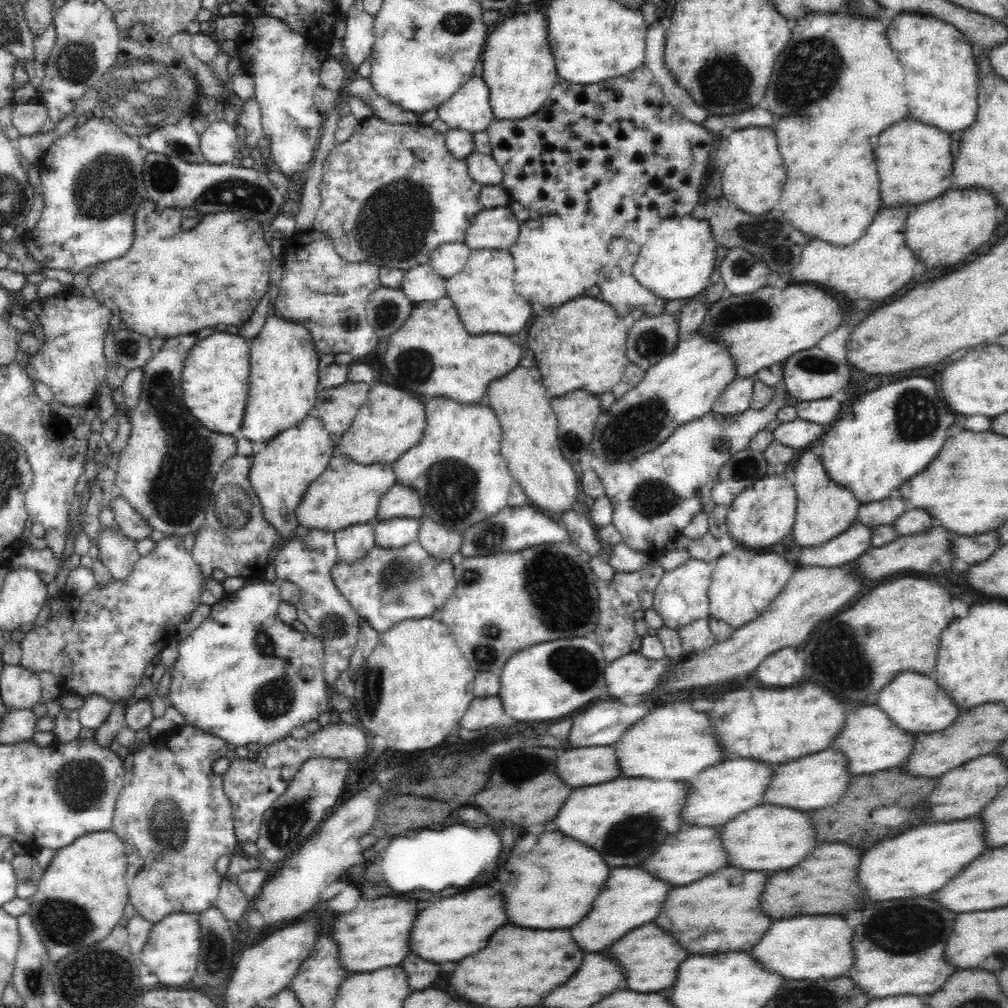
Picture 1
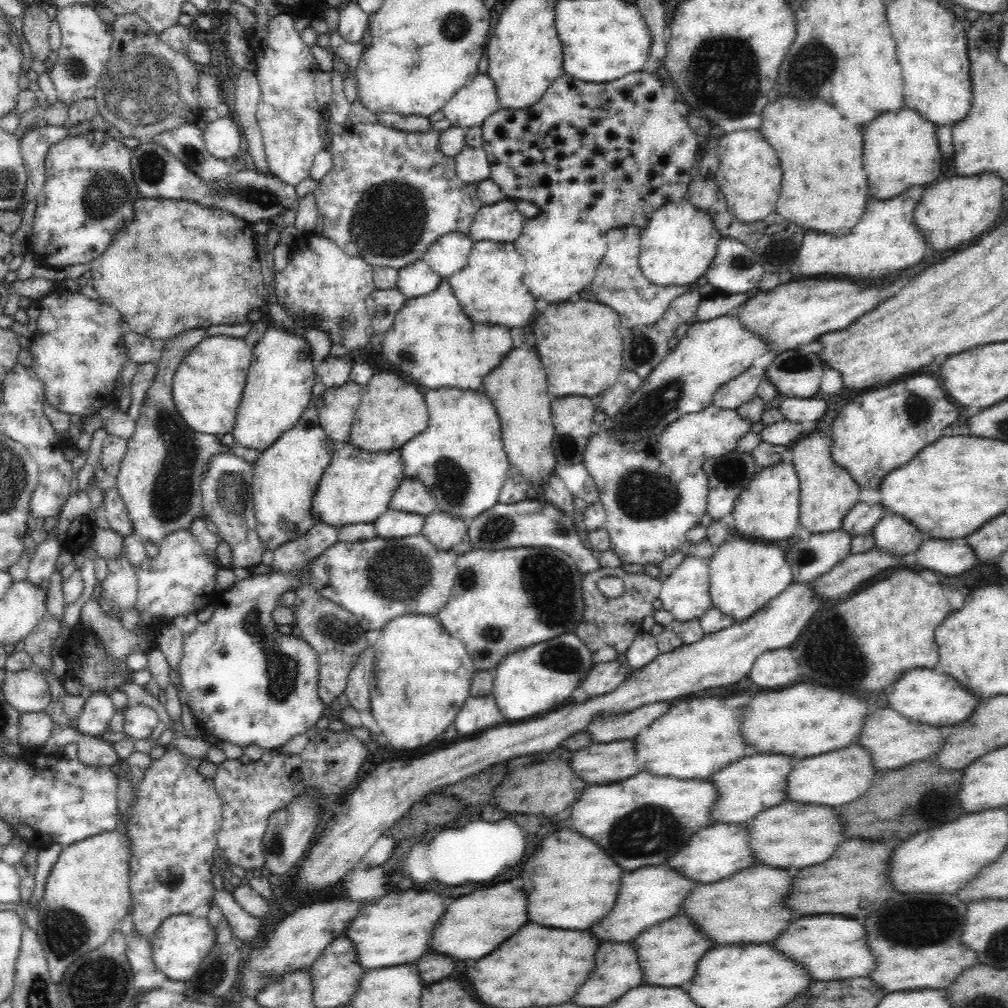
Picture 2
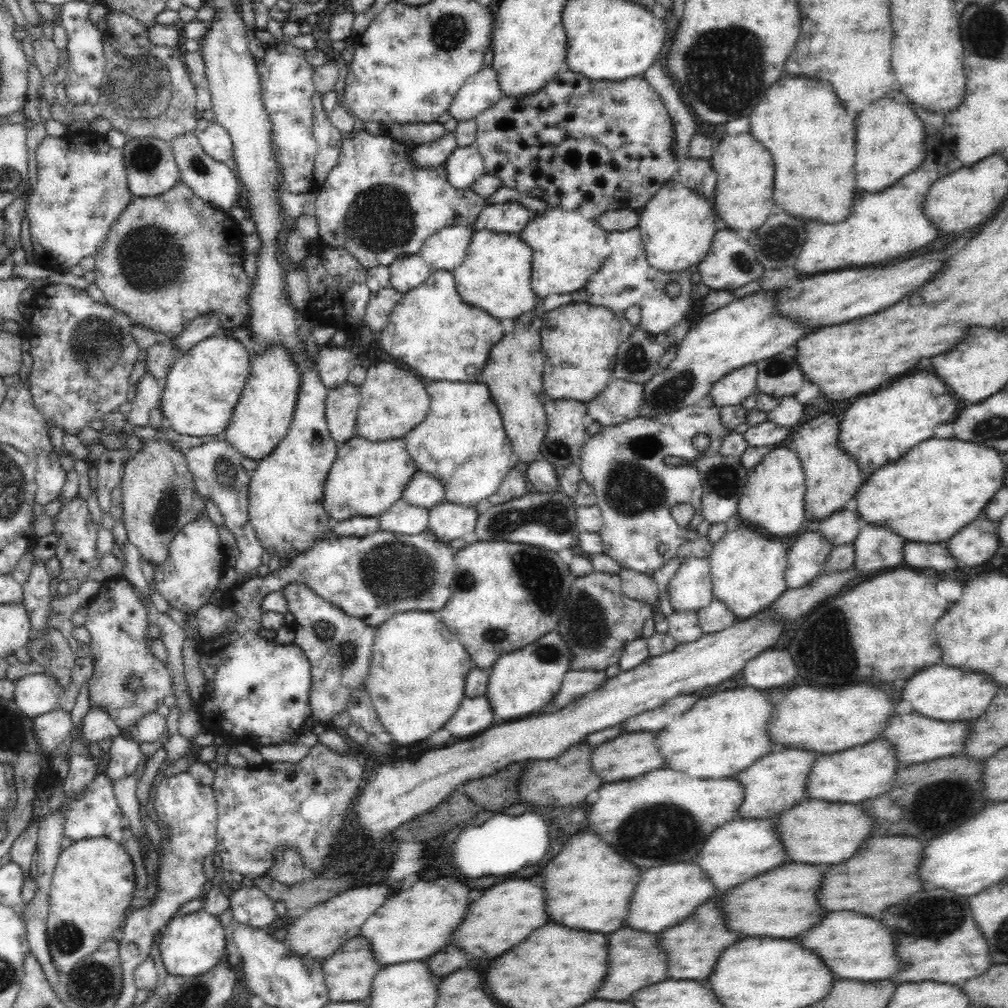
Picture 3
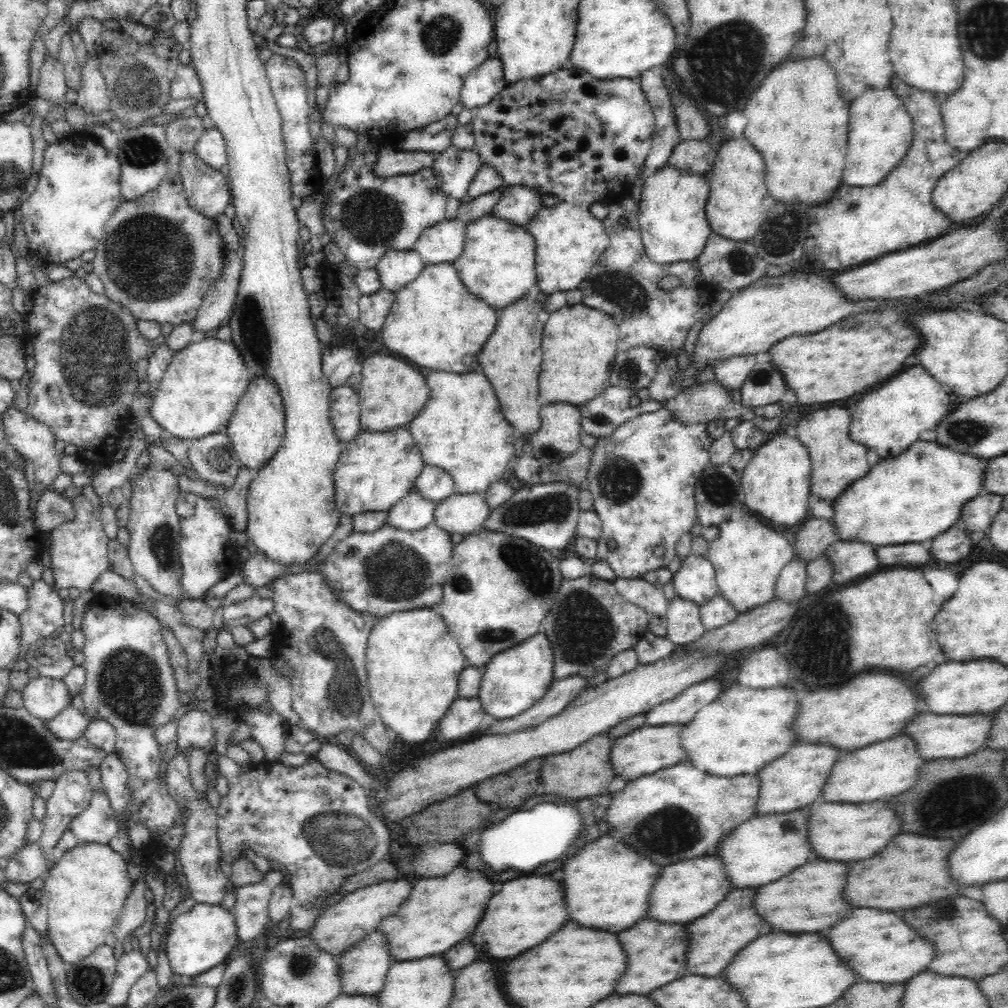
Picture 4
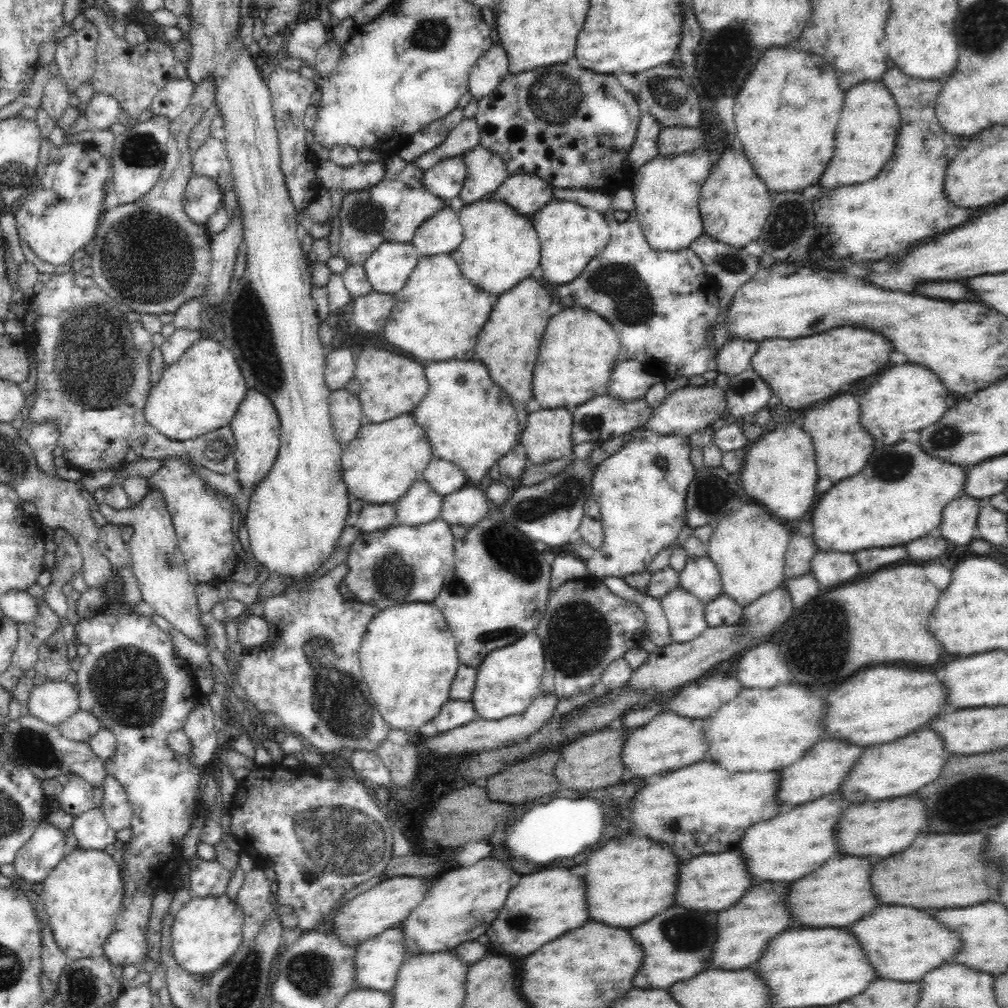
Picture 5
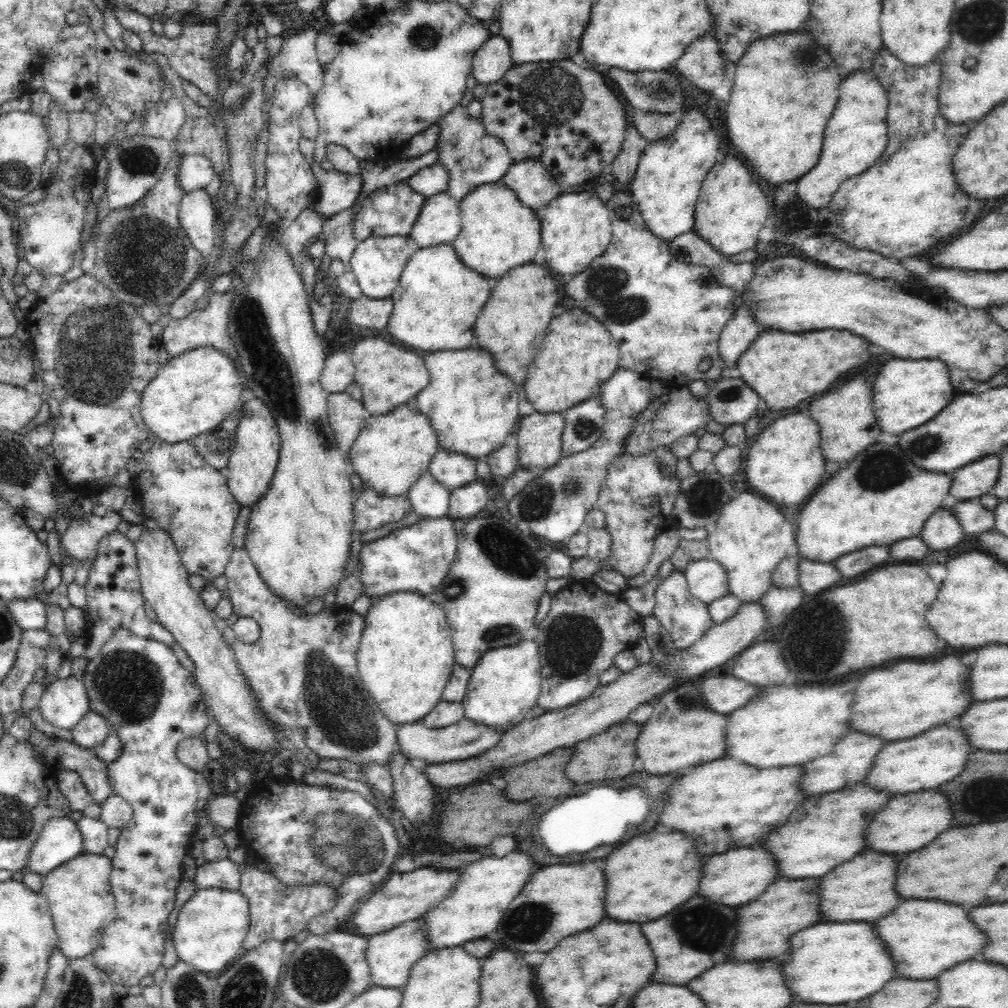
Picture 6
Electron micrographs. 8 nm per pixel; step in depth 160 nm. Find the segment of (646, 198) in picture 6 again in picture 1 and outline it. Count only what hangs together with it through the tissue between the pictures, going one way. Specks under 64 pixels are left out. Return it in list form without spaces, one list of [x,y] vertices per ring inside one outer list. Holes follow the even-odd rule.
[[[692,214],[668,216],[639,246],[639,255],[633,266],[634,277],[660,298],[668,301],[690,298],[712,284],[710,277],[718,264],[718,246],[708,219],[696,219]]]

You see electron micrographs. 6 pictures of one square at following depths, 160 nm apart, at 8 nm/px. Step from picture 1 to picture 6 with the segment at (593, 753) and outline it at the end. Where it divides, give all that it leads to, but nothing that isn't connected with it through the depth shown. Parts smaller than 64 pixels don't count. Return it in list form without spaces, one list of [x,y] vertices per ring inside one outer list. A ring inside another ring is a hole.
[[[683,680],[674,687],[666,690],[653,702],[653,713],[642,726],[640,738],[636,740],[637,758],[644,760],[644,770],[648,774],[670,774],[676,772],[684,766],[698,766],[716,758],[722,758],[726,754],[726,716],[716,714],[714,710],[704,706],[703,694],[700,688],[688,684],[688,680]]]

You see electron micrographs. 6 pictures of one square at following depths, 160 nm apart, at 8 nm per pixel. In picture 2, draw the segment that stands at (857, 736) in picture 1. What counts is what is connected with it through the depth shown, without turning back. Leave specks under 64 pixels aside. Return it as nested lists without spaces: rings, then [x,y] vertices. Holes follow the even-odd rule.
[[[893,708],[872,710],[872,714],[868,714],[863,724],[856,742],[871,752],[874,766],[878,770],[897,769],[912,762],[931,760],[945,741],[944,728],[910,721]]]

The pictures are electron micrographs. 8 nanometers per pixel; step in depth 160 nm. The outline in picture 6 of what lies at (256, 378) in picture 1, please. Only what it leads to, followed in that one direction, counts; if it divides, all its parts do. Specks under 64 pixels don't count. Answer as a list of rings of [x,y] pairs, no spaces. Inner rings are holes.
[[[258,397],[246,401],[241,412],[237,426],[236,446],[230,454],[224,471],[227,486],[238,505],[250,507],[264,498],[268,487],[272,484],[281,449],[281,438],[275,418]]]

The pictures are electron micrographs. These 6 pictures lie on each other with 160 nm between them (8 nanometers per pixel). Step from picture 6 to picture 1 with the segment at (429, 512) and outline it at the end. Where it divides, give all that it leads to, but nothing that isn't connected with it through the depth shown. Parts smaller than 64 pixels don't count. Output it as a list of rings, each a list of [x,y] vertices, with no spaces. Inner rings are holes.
[[[409,517],[374,521],[375,545],[396,549],[407,546],[409,542],[417,540],[420,526],[421,520]]]

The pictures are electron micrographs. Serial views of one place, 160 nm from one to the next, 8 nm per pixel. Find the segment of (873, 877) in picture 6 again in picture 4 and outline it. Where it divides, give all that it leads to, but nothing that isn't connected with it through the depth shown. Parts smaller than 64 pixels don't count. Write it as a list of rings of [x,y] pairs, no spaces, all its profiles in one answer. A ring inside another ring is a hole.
[[[812,860],[800,870],[770,882],[768,886],[758,888],[756,894],[756,910],[759,915],[770,924],[771,932],[820,932],[842,918],[846,918],[852,906],[842,896],[846,886],[848,868],[844,862],[830,862],[830,860]]]

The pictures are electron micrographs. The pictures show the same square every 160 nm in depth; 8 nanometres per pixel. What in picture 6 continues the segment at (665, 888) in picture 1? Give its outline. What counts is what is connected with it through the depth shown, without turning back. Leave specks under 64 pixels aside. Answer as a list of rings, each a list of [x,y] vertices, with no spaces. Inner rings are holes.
[[[763,845],[752,848],[736,848],[722,854],[714,854],[704,860],[704,878],[700,882],[700,896],[722,902],[726,906],[742,906],[756,900],[777,878],[775,858]]]

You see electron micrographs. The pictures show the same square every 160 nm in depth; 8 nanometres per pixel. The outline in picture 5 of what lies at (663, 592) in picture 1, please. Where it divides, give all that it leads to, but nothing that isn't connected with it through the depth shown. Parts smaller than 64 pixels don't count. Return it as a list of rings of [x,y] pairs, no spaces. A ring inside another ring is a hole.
[[[708,556],[688,557],[679,584],[706,604],[723,593],[720,571]]]

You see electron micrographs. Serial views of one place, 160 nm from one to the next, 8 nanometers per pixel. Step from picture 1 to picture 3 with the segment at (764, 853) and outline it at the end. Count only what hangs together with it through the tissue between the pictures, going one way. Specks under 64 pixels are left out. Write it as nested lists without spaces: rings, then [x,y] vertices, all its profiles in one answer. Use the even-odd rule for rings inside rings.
[[[806,798],[795,804],[791,809],[785,810],[777,817],[778,830],[788,856],[794,862],[804,864],[840,864],[856,854],[856,850],[862,846],[866,838],[872,836],[872,828],[875,828],[874,820],[863,806],[856,806],[852,803],[837,803],[820,801],[814,798]]]

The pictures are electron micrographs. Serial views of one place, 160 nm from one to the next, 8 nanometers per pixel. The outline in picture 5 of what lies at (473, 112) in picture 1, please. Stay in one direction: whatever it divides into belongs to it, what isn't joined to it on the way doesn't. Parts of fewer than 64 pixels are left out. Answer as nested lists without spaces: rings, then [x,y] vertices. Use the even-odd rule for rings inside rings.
[[[500,42],[494,43],[487,52],[480,55],[480,58],[476,60],[476,65],[472,66],[468,91],[473,98],[480,100],[498,87],[508,74],[508,55]]]

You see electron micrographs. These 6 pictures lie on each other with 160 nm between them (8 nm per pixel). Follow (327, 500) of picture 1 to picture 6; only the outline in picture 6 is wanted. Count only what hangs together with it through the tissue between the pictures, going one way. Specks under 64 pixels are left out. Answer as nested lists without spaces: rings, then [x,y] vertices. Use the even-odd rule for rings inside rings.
[[[409,401],[396,406],[386,414],[372,414],[365,418],[362,430],[360,430],[357,439],[351,446],[349,458],[351,466],[353,466],[364,484],[368,485],[376,493],[380,493],[382,497],[398,497],[407,495],[414,482],[426,470],[429,470],[430,461],[438,448],[437,432],[435,428],[432,428],[430,419],[414,406],[413,401]]]

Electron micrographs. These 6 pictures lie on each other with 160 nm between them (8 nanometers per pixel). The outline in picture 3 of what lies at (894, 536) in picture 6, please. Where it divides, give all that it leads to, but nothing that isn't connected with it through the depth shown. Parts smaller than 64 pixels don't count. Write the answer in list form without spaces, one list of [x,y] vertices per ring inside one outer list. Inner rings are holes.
[[[928,438],[896,462],[864,476],[856,499],[856,513],[866,525],[892,529],[906,542],[945,542],[983,514],[988,502],[1003,488],[1005,455],[974,442]]]

